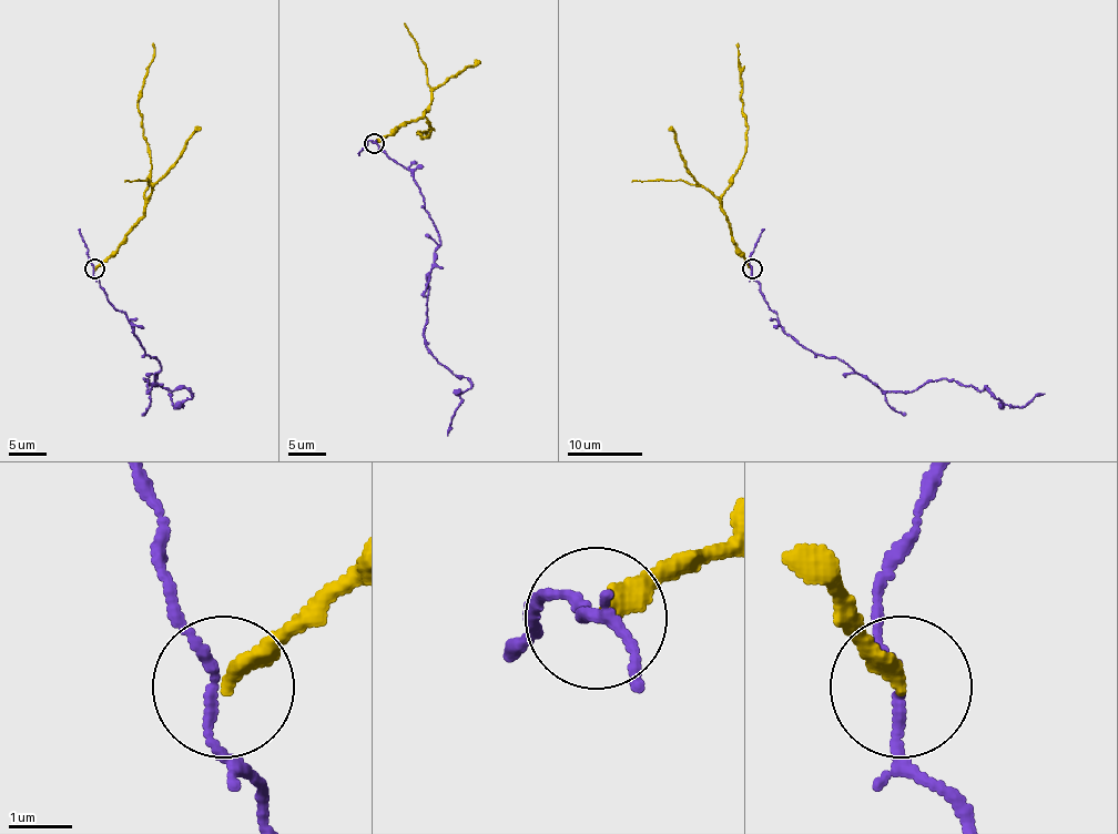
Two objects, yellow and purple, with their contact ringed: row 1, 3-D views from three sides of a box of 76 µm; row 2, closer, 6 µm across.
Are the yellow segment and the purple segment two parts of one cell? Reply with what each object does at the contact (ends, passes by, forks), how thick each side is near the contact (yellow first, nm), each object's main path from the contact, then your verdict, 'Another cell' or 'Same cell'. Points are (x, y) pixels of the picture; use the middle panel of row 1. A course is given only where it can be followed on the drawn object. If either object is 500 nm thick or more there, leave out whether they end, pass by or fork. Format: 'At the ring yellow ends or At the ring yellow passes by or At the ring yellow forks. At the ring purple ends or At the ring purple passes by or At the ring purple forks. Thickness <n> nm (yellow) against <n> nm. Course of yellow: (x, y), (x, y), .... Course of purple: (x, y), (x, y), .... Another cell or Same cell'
At the ring yellow ends. At the ring purple passes by. Thickness 300 nm (yellow) against 140 nm. Course of yellow: (374, 142), (379, 142), (396, 128), (413, 122), (425, 112), (430, 133), (423, 139), (417, 133), (432, 128). Course of purple: (374, 142), (412, 172), (439, 238), (436, 266), (428, 274), (425, 345), (471, 386), (460, 396), (447, 435). Another cell

